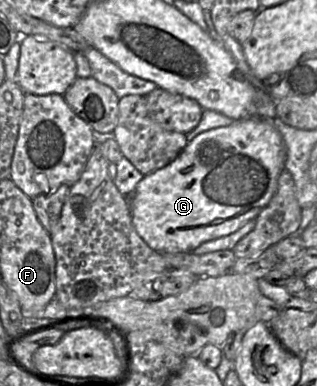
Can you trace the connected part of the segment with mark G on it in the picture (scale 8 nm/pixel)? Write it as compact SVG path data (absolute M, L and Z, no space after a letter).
M259 117L245 118L234 121L229 126L201 132L187 143L180 154L170 164L142 177L133 194L129 197L132 224L142 240L151 249L159 253L192 252L192 250L202 243L229 235L250 219L256 218L259 212L269 203L276 191L279 174L285 169L285 159L286 149L282 136L271 120Z

